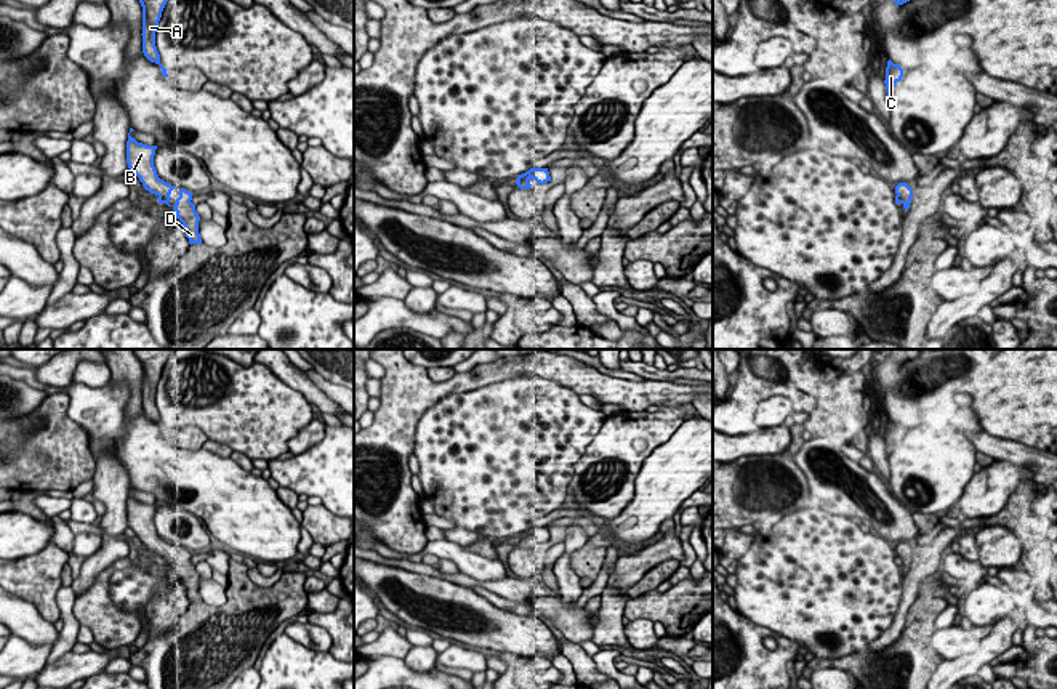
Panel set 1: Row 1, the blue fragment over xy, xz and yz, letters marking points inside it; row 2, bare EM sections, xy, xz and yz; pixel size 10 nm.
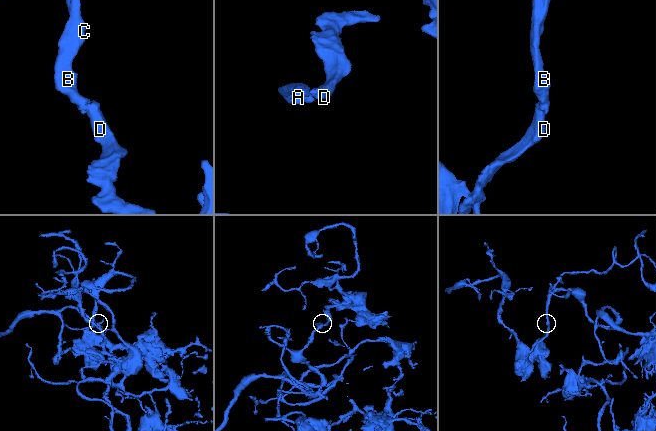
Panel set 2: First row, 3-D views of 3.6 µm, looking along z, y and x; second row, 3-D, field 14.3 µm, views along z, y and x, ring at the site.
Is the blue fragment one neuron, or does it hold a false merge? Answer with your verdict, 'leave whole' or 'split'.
leave whole

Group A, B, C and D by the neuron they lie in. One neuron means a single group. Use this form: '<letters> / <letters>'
A B C D

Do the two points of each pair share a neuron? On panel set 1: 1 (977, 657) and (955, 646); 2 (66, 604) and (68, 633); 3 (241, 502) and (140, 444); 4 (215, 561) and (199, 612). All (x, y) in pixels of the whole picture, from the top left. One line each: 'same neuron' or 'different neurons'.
1: different neurons
2: same neuron
3: same neuron
4: different neurons

